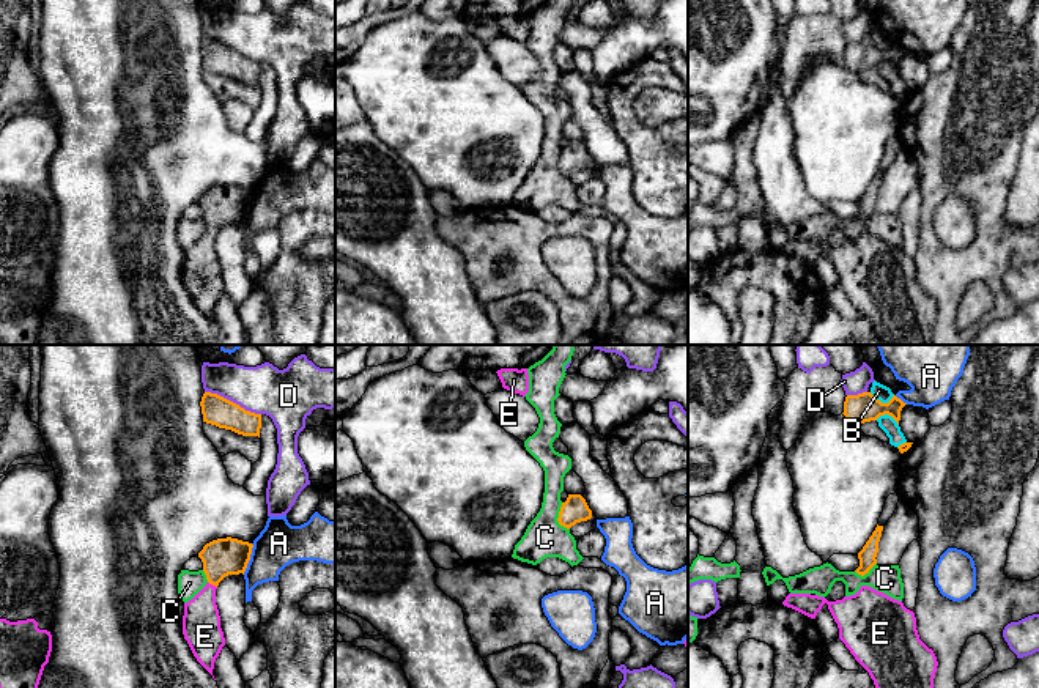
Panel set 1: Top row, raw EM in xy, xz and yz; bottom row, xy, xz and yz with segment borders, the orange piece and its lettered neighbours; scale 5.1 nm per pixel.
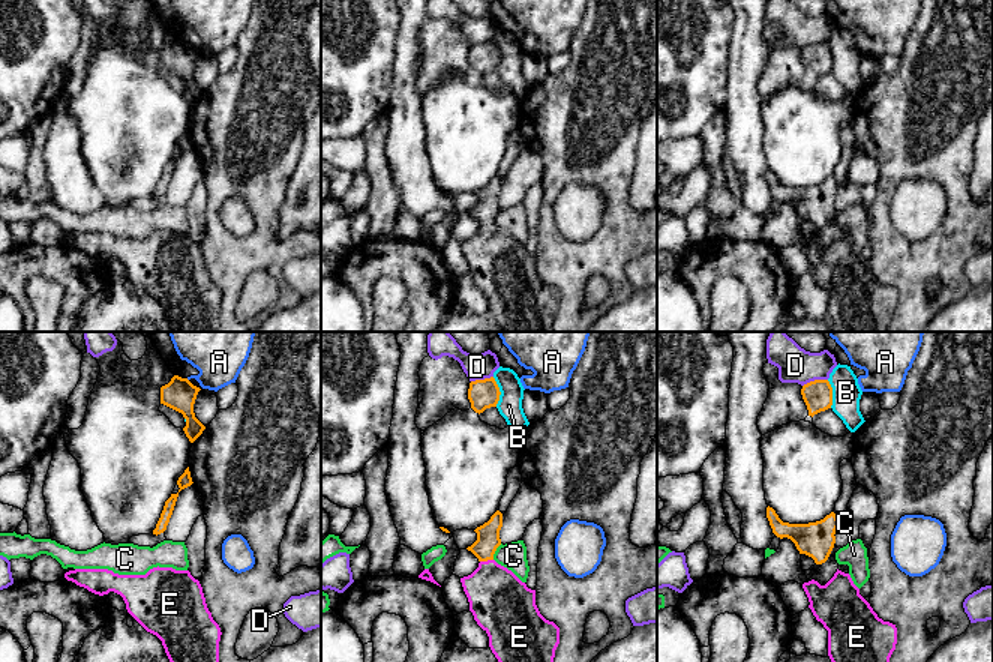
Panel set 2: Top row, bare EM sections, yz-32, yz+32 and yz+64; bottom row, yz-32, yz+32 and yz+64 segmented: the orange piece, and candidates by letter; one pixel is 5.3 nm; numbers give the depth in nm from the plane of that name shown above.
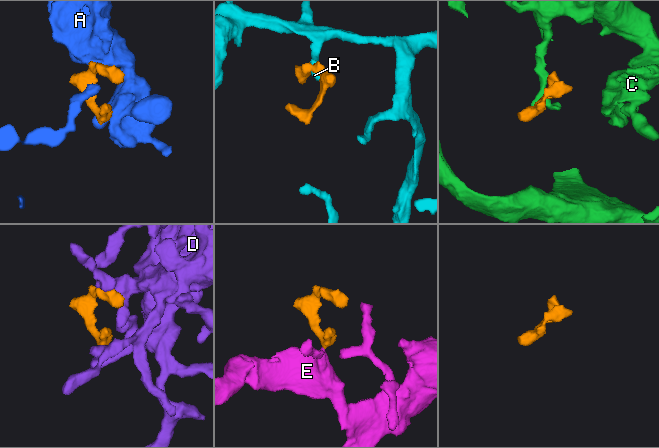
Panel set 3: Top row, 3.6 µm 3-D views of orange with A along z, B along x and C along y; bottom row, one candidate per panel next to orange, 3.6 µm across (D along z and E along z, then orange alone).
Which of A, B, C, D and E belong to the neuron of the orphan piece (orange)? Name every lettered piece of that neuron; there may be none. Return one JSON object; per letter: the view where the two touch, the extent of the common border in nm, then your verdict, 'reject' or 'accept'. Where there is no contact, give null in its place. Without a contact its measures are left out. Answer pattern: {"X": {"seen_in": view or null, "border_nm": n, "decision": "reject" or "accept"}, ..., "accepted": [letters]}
{"A": {"seen_in": "xy", "border_nm": 170, "decision": "reject"}, "B": {"seen_in": "yz", "border_nm": 130, "decision": "reject"}, "C": {"seen_in": "xz", "border_nm": 150, "decision": "reject"}, "D": {"seen_in": "xy", "border_nm": 320, "decision": "reject"}, "E": {"seen_in": "xy", "border_nm": 60, "decision": "accept"}, "accepted": ["E"]}

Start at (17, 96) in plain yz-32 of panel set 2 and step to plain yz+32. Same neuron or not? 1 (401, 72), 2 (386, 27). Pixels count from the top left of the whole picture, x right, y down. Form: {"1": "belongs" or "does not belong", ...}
{"1": "does not belong", "2": "belongs"}

